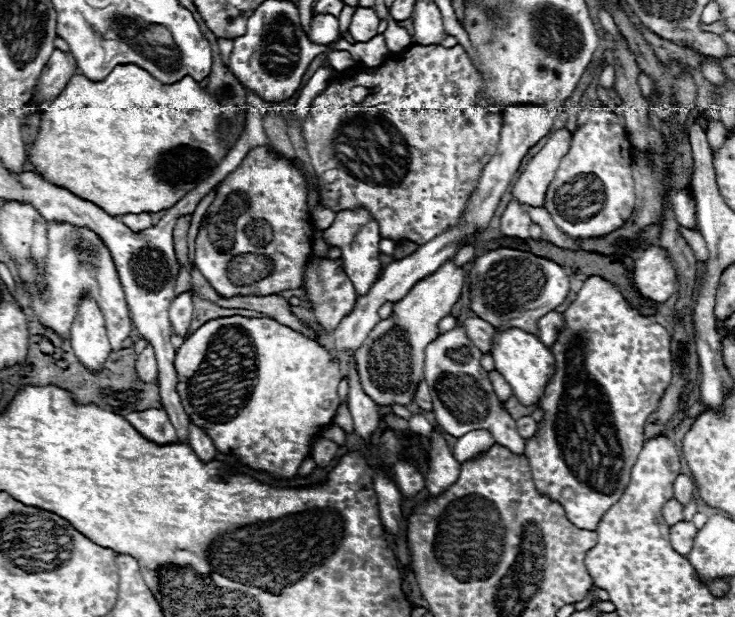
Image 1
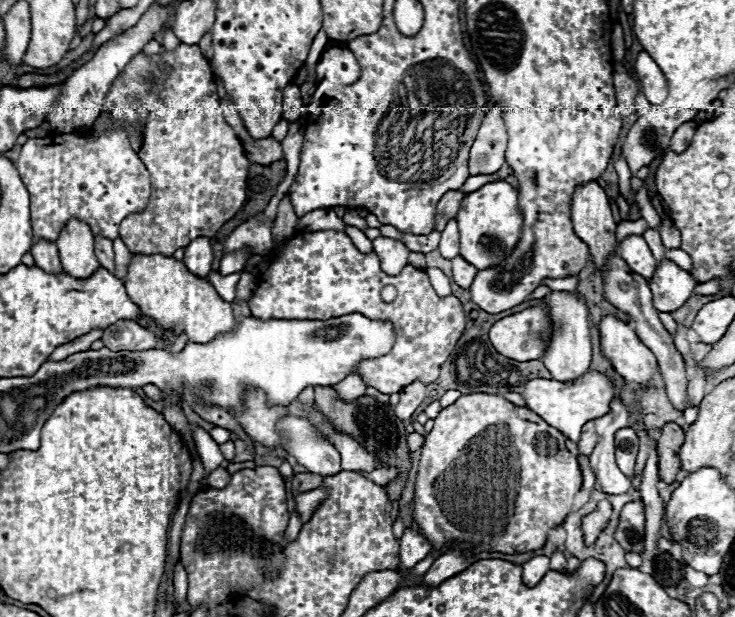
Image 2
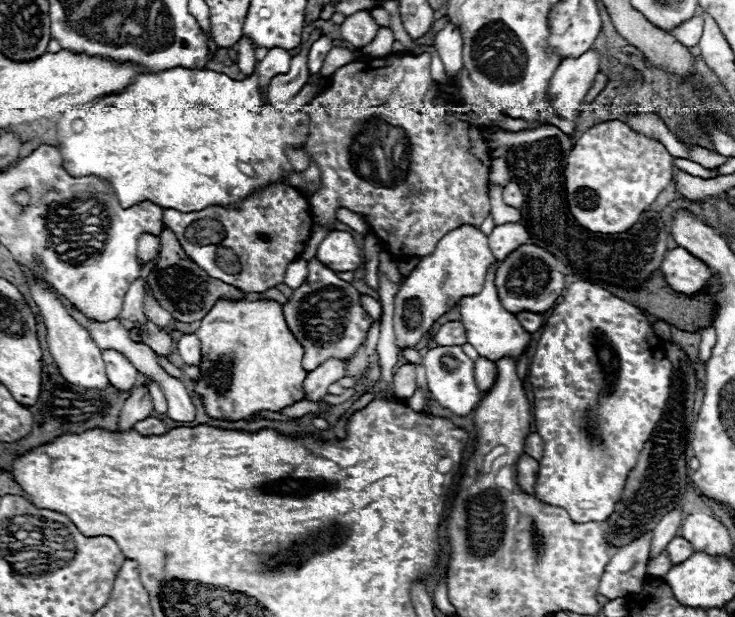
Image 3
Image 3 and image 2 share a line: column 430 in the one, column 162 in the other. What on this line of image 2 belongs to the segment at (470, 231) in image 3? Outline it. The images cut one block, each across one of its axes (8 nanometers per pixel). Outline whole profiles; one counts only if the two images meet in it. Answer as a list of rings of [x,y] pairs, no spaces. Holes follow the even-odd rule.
[[[134,254],[128,264],[124,280],[128,296],[140,306],[146,316],[152,316],[162,328],[176,334],[186,332],[190,342],[208,344],[218,334],[234,328],[234,314],[228,302],[224,302],[214,286],[200,276],[188,272],[188,268],[174,256],[164,254]]]

